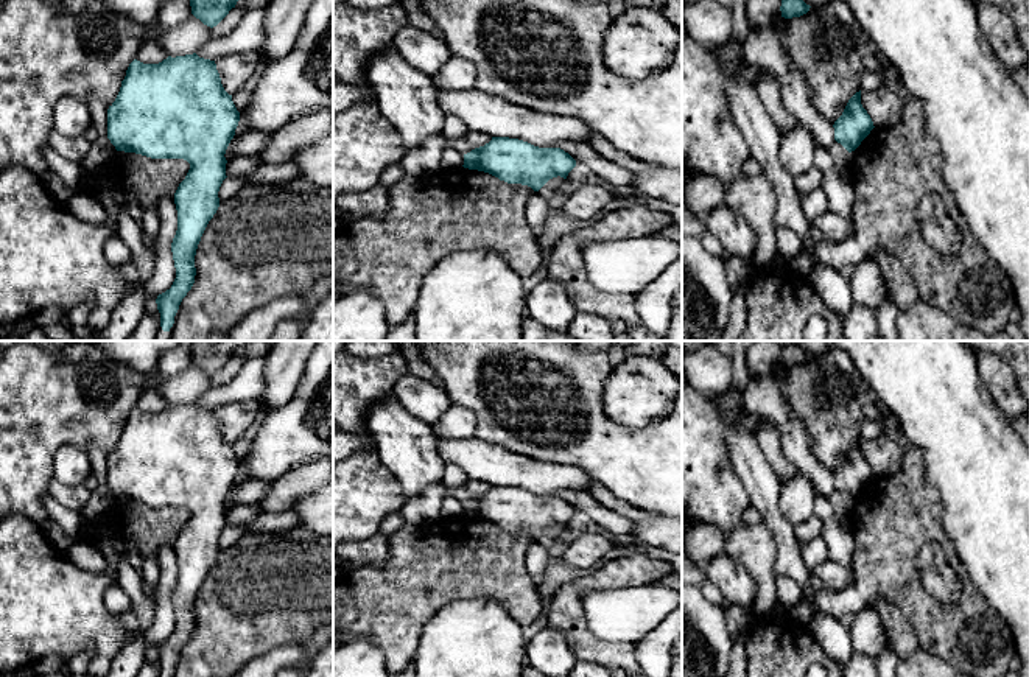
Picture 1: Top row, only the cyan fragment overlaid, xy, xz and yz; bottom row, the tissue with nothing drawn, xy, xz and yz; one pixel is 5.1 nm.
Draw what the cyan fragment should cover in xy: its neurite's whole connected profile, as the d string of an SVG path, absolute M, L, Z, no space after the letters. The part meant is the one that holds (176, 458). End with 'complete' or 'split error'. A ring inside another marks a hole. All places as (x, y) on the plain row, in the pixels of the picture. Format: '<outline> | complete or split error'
M196 402L159 412L134 408L107 458L107 487L117 500L190 512L174 542L177 579L171 591L176 627L156 647L160 675L171 677L182 647L195 632L195 604L219 556L226 498L240 470L215 409Z | complete

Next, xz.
M492 486L484 495L464 503L462 515L539 540L553 526L567 528L576 509L560 496L539 496L518 487Z | complete

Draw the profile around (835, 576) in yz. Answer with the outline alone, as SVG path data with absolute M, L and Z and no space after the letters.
M827 560L820 565L817 565L813 570L813 574L817 576L824 585L824 588L830 591L841 591L852 585L853 574L850 570L834 560Z

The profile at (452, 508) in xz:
M445 496L441 506L441 518L458 518L464 514L464 504L456 498Z

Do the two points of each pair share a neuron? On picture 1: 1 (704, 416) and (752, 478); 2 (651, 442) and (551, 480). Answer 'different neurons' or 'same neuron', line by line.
1: different neurons
2: different neurons

